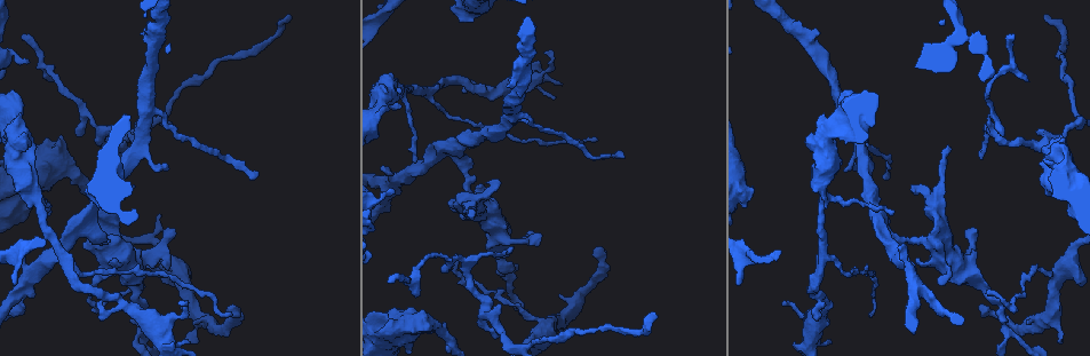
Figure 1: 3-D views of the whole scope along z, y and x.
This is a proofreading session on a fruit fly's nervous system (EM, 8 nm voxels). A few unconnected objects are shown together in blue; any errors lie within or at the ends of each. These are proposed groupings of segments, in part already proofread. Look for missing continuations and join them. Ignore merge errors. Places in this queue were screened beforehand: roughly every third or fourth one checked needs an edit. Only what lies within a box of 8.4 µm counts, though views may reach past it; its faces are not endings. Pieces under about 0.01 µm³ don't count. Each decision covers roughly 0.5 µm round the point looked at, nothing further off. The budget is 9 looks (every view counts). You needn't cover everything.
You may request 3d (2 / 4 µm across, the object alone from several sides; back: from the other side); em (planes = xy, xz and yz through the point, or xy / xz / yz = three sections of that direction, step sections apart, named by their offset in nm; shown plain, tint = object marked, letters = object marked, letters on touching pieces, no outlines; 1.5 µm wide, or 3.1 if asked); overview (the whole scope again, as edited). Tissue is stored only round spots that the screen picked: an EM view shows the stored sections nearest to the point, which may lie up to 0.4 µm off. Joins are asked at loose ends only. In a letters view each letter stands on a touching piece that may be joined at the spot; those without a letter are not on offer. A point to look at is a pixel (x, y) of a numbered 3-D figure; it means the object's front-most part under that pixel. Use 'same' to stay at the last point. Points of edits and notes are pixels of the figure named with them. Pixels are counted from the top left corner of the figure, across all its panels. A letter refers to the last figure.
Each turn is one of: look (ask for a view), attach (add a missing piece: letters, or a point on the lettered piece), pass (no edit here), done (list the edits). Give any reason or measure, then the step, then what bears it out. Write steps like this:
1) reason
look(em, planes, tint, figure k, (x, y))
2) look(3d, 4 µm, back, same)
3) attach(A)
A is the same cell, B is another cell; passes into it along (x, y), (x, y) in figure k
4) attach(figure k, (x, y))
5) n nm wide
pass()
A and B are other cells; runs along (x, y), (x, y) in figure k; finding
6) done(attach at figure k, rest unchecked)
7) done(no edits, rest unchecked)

an open end
look(3d, 2 µm, back, figure 1, (507, 248))

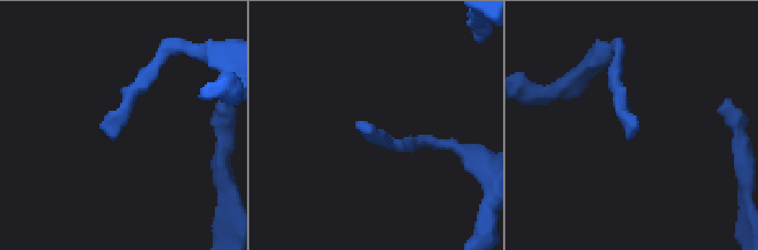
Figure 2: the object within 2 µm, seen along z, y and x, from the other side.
shape alone is not enough
look(em, planes, tint, figure 2, (372, 130))

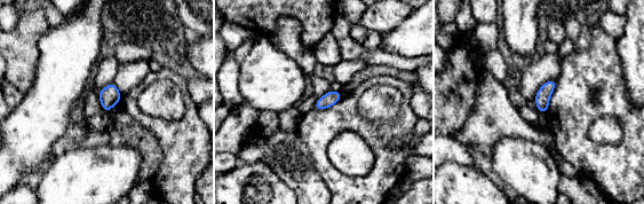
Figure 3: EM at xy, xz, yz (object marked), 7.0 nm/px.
look(em, planes, letters, same)

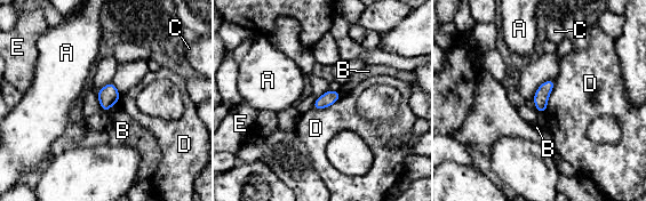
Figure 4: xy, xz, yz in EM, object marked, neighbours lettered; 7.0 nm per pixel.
pass()
A, B, C, D and E are other cells; border along (556, 80), (544, 112) in figure 4; no lettered piece goes on from it

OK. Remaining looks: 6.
an open end
look(em, planes, letters, figure 1, (134, 187))

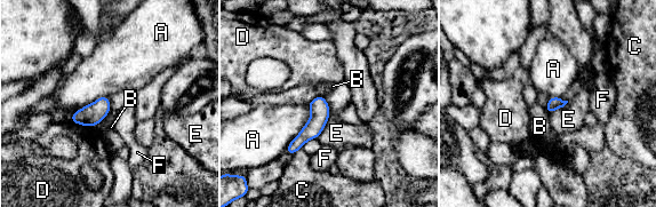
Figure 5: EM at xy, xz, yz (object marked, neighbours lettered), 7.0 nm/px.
pass()
A, B, C, D, E and F are other cells; runs along (321, 98), (318, 121), (289, 151) in figure 5; none of them fits

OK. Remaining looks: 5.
an open end
look(em, planes, letters, figure 1, (546, 52))

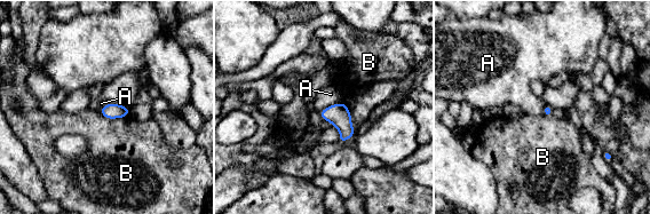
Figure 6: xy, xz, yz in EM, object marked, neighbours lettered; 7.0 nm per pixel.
B touches over 220 nm
pass()
A and B are other cells; border along (343, 102), (337, 102), (319, 111) in figure 6; no lettered piece goes on from it

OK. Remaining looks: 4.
branch stops here
look(3d, 2 µm, back, figure 1, (414, 294))

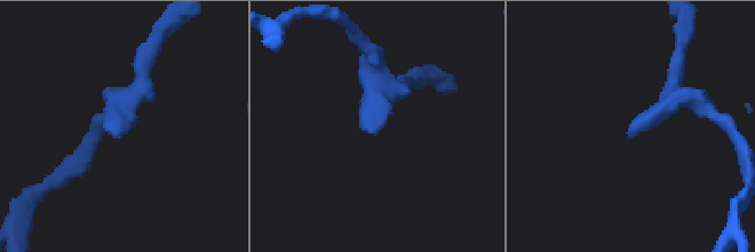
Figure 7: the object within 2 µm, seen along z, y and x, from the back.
look(em, yz, step 4, letters, figure 7, (112, 134))

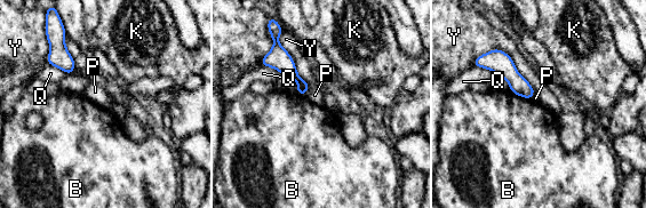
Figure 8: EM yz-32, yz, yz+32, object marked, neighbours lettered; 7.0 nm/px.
pass()
B, K, P, Q and Y are other cells; border along (510, 90), (529, 100) in figure 8; none of them fits

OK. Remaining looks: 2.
done(no edits, rest unchecked)

